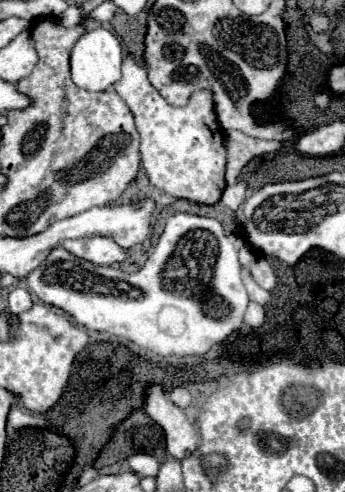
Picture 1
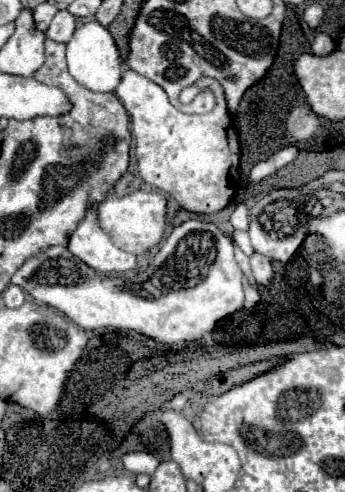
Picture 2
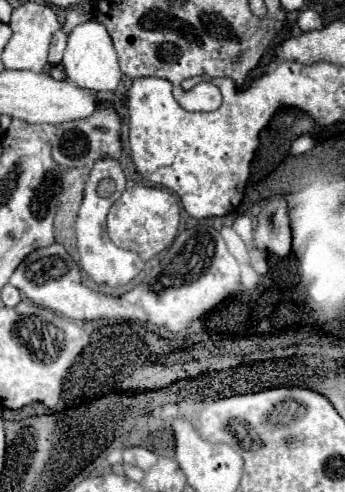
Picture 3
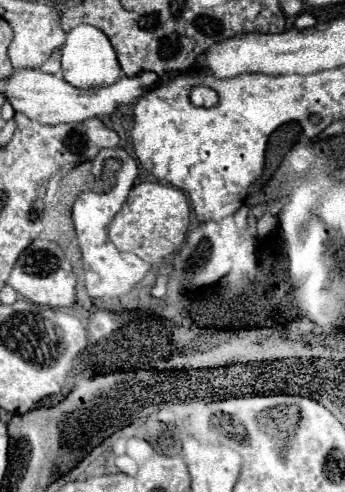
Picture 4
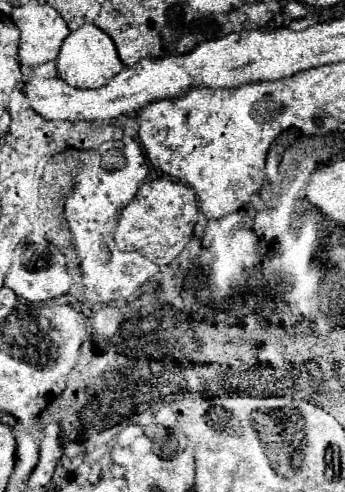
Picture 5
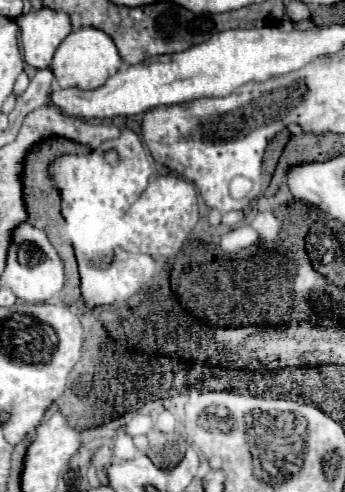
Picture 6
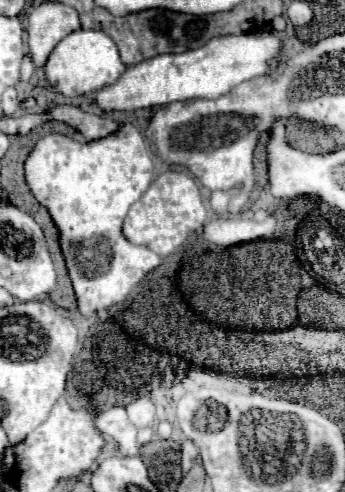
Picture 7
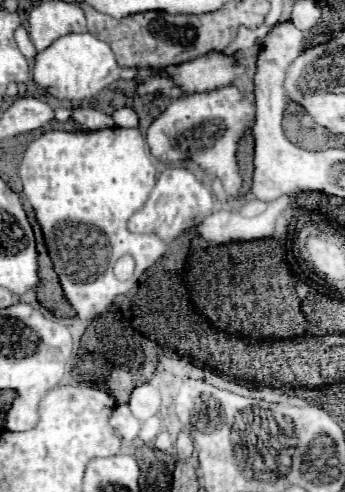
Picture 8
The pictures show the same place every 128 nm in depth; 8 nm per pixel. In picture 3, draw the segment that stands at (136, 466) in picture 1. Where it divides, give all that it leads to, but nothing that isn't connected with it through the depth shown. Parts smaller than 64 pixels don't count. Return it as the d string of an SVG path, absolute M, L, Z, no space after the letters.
M134 446L134 448L124 448L124 462L126 464L132 464L132 466L138 466L142 470L148 470L156 464L158 456L142 446Z

